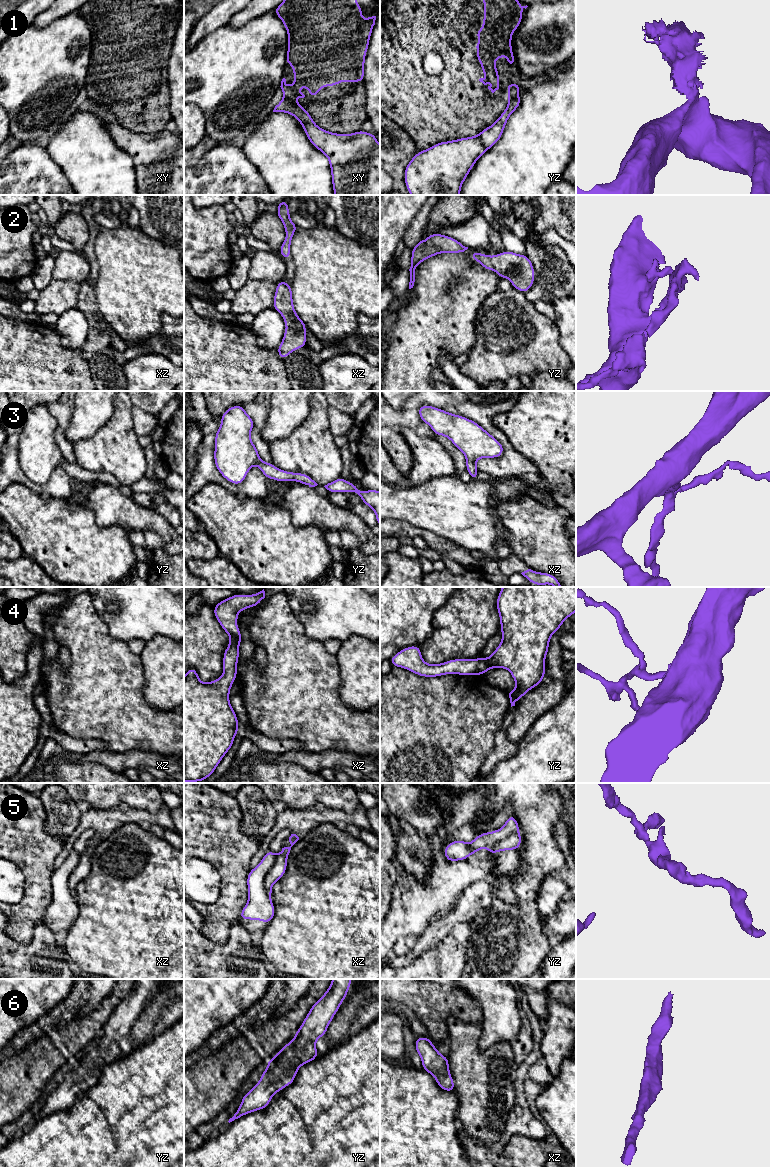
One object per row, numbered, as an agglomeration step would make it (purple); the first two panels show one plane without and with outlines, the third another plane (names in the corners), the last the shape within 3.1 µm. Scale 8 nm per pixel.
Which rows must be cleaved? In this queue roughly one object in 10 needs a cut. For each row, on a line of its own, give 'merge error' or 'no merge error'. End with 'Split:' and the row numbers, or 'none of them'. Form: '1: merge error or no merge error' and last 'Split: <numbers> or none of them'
1: merge error
2: no merge error
3: no merge error
4: no merge error
5: merge error
6: no merge error
Split: 1, 5

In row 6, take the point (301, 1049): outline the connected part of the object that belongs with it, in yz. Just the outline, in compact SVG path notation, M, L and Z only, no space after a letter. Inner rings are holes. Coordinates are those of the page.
M332 979L330 987L311 1007L295 1037L267 1061L267 1069L261 1074L259 1082L242 1097L242 1102L229 1123L266 1108L276 1092L294 1082L302 1065L318 1057L316 1041L326 1035L351 984L351 979Z

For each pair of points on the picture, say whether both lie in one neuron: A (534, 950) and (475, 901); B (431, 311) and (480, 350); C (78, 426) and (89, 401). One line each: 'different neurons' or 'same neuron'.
A: different neurons
B: different neurons
C: same neuron

